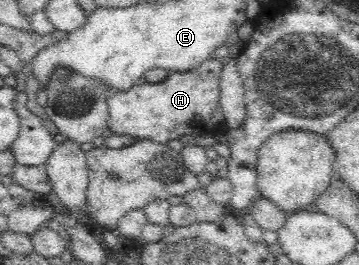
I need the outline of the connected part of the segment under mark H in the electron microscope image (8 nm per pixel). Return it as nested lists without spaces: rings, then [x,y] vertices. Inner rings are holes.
[[[212,55],[206,58],[197,68],[187,72],[168,72],[167,76],[155,84],[140,83],[126,91],[114,92],[107,97],[109,109],[108,128],[114,134],[128,134],[137,140],[150,138],[157,142],[167,143],[180,139],[183,135],[214,135],[219,133],[225,117],[220,107],[220,75],[225,63],[224,56]]]

